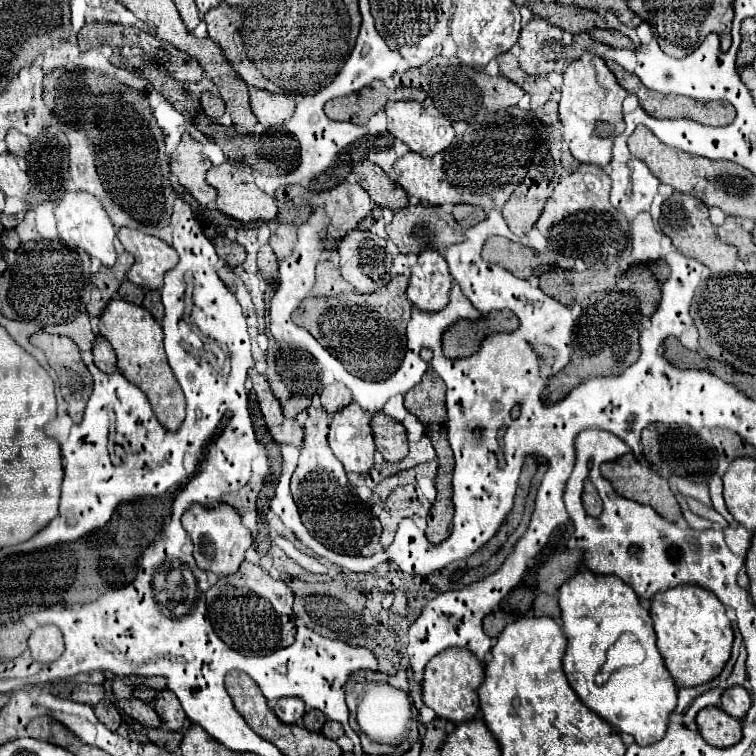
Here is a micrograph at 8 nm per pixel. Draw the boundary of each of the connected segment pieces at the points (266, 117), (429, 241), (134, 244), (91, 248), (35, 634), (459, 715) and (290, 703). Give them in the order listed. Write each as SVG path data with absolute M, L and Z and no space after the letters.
M250 87L250 105L252 105L252 113L258 117L262 127L274 127L274 125L282 125L292 117L296 99L294 95L270 93Z
M410 205L394 215L392 223L386 225L386 233L396 243L400 253L420 253L426 247L440 251L460 241L460 233L454 229L454 225L456 225L454 217L438 205Z
M120 227L118 239L134 255L134 265L126 273L126 279L144 289L160 289L164 273L178 263L174 247L130 227Z
M66 191L60 199L54 201L54 215L58 221L58 233L64 239L68 247L80 247L84 249L90 257L98 257L102 265L112 267L116 261L116 251L114 251L114 225L110 223L108 213L104 211L102 203L86 193L86 191Z
M40 625L32 631L28 645L30 645L32 657L36 661L40 661L40 663L56 661L64 651L62 631L56 625Z
M450 647L446 651L440 651L430 659L430 663L424 669L422 679L422 699L428 707L436 711L438 717L462 723L472 719L478 713L478 695L476 689L484 681L484 669L480 661L472 655L472 651L466 651L462 647Z
M282 697L276 705L274 705L274 713L278 715L280 721L284 723L298 723L304 715L304 703L298 697Z

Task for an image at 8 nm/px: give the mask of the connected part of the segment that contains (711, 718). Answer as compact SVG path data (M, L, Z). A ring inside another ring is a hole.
M704 707L696 715L696 725L698 725L698 733L704 737L704 741L714 747L730 747L742 739L742 723L738 719L734 719L732 715L726 715L720 707Z

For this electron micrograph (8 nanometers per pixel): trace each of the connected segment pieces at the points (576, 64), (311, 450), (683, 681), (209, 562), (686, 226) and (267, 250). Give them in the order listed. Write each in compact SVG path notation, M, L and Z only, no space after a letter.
M584 53L566 67L558 113L564 125L564 141L568 143L574 159L600 167L610 163L612 141L624 131L622 101L626 95L628 93L618 85L614 73L608 71L604 59L594 53Z
M314 403L314 405L308 407L308 419L304 423L304 445L300 449L298 467L292 475L292 495L296 499L302 523L306 523L306 529L314 529L314 539L318 539L328 549L332 549L336 553L342 553L342 555L370 557L380 549L380 545L376 545L376 543L380 539L380 529L382 527L380 527L380 521L372 515L370 505L366 501L362 501L358 497L356 489L348 483L348 477L346 477L346 471L344 471L342 463L334 457L332 449L328 447L328 441L326 441L328 423L330 423L330 417L328 417L328 413L324 411L324 407L320 403Z
M678 585L650 599L650 617L658 635L658 651L664 657L676 687L696 687L714 679L730 657L734 631L724 613L724 605L698 585Z
M194 503L186 511L186 515L182 515L182 525L194 543L196 565L220 577L236 573L244 559L246 549L252 545L252 533L242 525L238 511L230 507L228 503L218 503L214 507L204 507L204 505Z
M674 191L670 195L670 199L664 201L664 205L662 205L660 227L672 239L674 247L682 255L704 263L706 267L710 267L712 273L732 273L736 269L736 259L738 259L736 247L730 247L728 243L722 243L718 239L714 225L708 219L708 207L698 197Z
M264 245L258 251L258 269L260 269L260 273L264 275L266 281L278 277L278 257L274 255L270 245Z

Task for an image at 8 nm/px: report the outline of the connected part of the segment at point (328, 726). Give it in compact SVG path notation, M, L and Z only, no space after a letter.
M326 721L324 727L322 727L322 733L326 737L330 737L330 739L338 739L340 735L344 735L344 729L342 729L342 725L338 721Z

